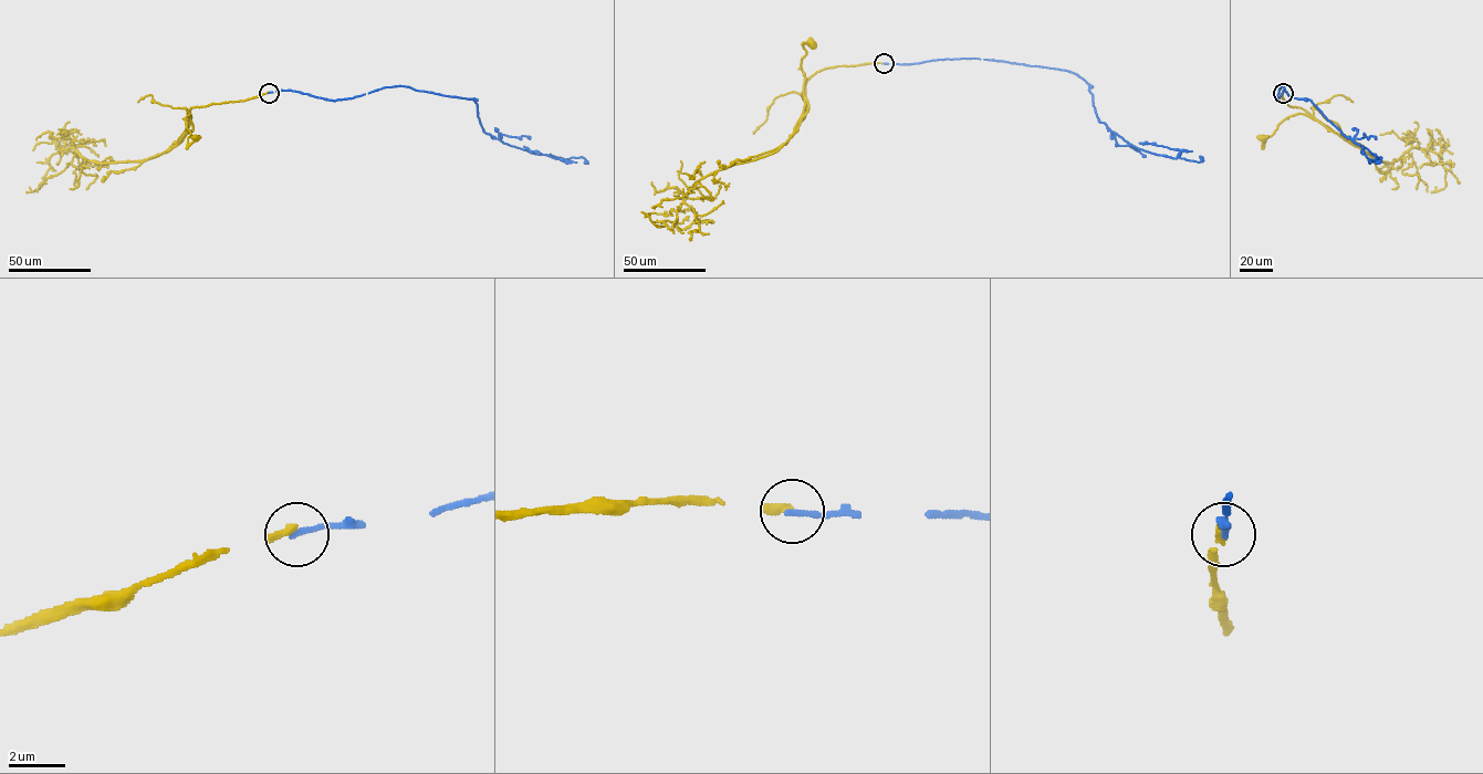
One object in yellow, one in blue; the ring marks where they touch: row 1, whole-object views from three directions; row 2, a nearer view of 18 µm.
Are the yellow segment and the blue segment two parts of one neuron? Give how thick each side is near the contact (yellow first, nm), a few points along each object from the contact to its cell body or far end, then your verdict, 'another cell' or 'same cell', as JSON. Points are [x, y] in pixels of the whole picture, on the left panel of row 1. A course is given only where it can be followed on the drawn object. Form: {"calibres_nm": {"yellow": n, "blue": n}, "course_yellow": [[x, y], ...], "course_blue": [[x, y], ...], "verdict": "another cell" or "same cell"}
{"calibres_nm": {"yellow": 280, "blue": 200}, "course_yellow": [[268, 93], [191, 107], [192, 129], [186, 133], [188, 114], [185, 118], [190, 134], [187, 147], [196, 138]], "course_blue": [[269, 93], [291, 90], [334, 101], [403, 86], [473, 98], [481, 126], [492, 137], [565, 160], [523, 146]], "verdict": "another cell"}

